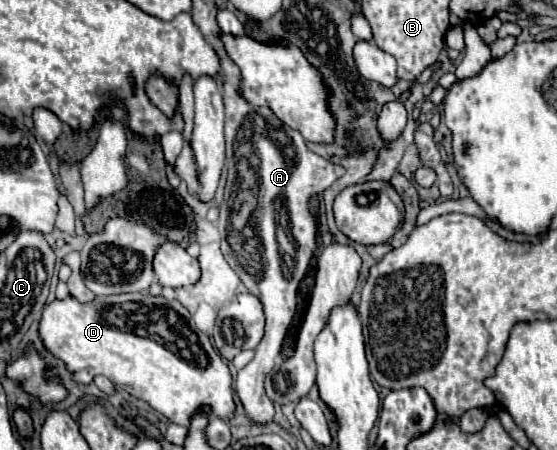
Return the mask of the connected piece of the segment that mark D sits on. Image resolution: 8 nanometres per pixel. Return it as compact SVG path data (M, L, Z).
M143 293L97 297L93 303L79 303L75 297L67 297L63 301L55 299L51 305L45 305L39 321L39 335L45 347L67 365L77 383L91 383L95 375L105 375L133 397L147 401L153 409L177 425L189 425L193 415L203 407L207 407L207 415L217 415L229 421L235 417L237 405L233 401L227 361L223 361L219 351L215 351L211 339L205 333L189 325L189 319L193 317L189 311L183 311L179 303L177 311L173 311L165 297Z

